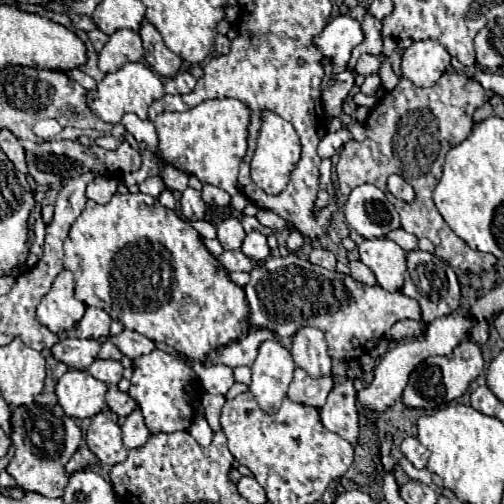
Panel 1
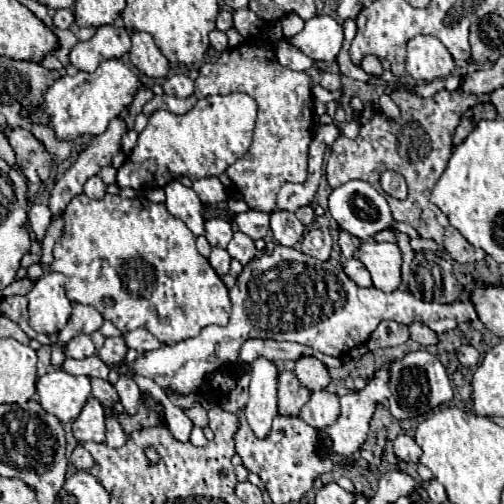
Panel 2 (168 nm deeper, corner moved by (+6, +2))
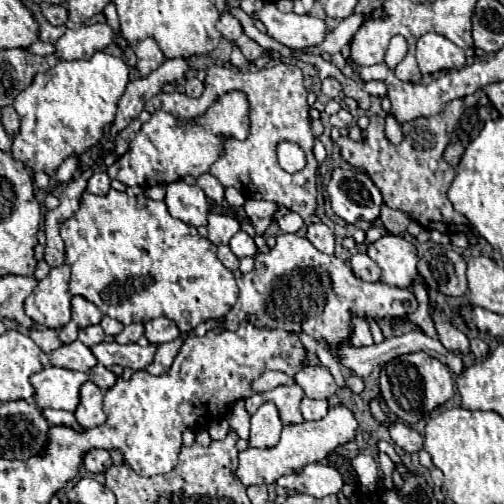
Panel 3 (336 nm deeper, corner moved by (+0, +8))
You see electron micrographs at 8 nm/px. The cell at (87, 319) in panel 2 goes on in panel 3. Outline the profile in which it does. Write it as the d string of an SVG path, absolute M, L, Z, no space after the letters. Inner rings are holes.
M73 296L71 312L73 312L73 322L79 328L87 328L91 324L99 324L101 318L103 318L103 312L95 304L85 300L83 296Z

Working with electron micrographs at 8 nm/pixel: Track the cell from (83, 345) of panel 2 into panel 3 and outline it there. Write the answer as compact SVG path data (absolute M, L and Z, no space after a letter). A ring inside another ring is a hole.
M87 326L87 328L83 328L79 332L79 342L83 342L89 348L99 344L99 342L103 342L103 338L105 338L105 334L103 334L101 326Z

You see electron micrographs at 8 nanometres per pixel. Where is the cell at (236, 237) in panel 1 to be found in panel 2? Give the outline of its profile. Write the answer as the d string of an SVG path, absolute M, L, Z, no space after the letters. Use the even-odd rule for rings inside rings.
M207 220L205 222L205 236L209 240L211 246L219 246L219 248L227 248L229 240L233 238L233 230L231 224L225 220Z

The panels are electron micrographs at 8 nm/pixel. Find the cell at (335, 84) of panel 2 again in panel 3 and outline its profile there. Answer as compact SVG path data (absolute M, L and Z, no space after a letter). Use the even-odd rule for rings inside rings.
M325 78L325 80L321 82L321 92L323 92L325 96L329 96L329 98L337 98L337 96L341 94L341 84L339 84L339 80L337 80L337 78Z

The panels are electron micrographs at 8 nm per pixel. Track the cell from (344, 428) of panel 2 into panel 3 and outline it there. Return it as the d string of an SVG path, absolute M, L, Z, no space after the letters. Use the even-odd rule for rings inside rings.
M339 404L329 410L329 414L323 420L317 422L301 422L293 426L283 426L283 434L277 446L273 448L247 448L245 452L239 452L239 468L237 476L245 486L251 484L271 484L279 476L285 476L287 472L295 468L303 468L303 464L323 462L337 446L351 442L359 432L359 422L351 408L345 404Z

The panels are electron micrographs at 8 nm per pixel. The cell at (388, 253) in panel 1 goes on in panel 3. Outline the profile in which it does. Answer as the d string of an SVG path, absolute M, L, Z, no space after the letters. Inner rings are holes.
M387 234L367 246L367 254L381 268L381 282L409 288L417 278L417 250L403 236Z

